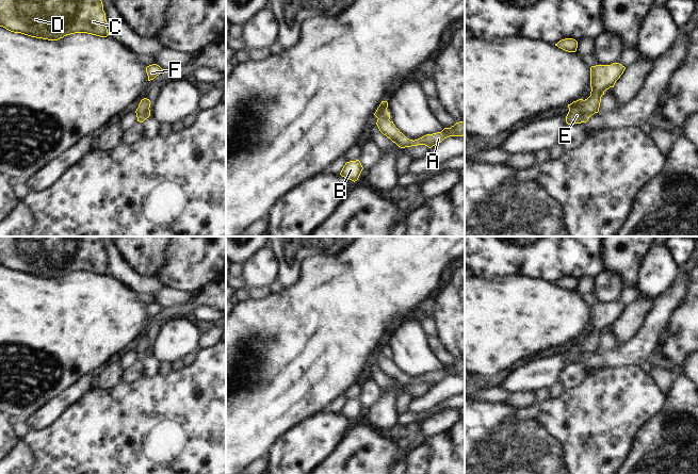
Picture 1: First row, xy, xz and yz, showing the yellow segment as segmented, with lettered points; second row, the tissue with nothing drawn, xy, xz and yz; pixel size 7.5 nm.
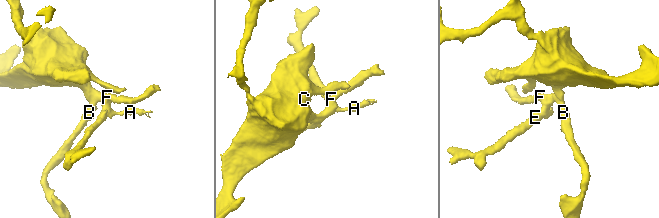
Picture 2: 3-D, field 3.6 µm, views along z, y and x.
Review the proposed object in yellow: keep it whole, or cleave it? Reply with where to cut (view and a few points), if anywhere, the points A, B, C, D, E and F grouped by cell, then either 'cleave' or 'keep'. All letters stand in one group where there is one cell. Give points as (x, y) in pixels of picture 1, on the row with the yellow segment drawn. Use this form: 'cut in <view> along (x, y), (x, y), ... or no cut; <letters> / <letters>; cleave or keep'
no cut; A B C D E F; keep

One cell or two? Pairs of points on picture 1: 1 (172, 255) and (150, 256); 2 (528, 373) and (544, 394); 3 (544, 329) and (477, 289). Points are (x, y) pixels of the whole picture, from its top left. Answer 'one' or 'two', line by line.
1: two
2: two
3: one

